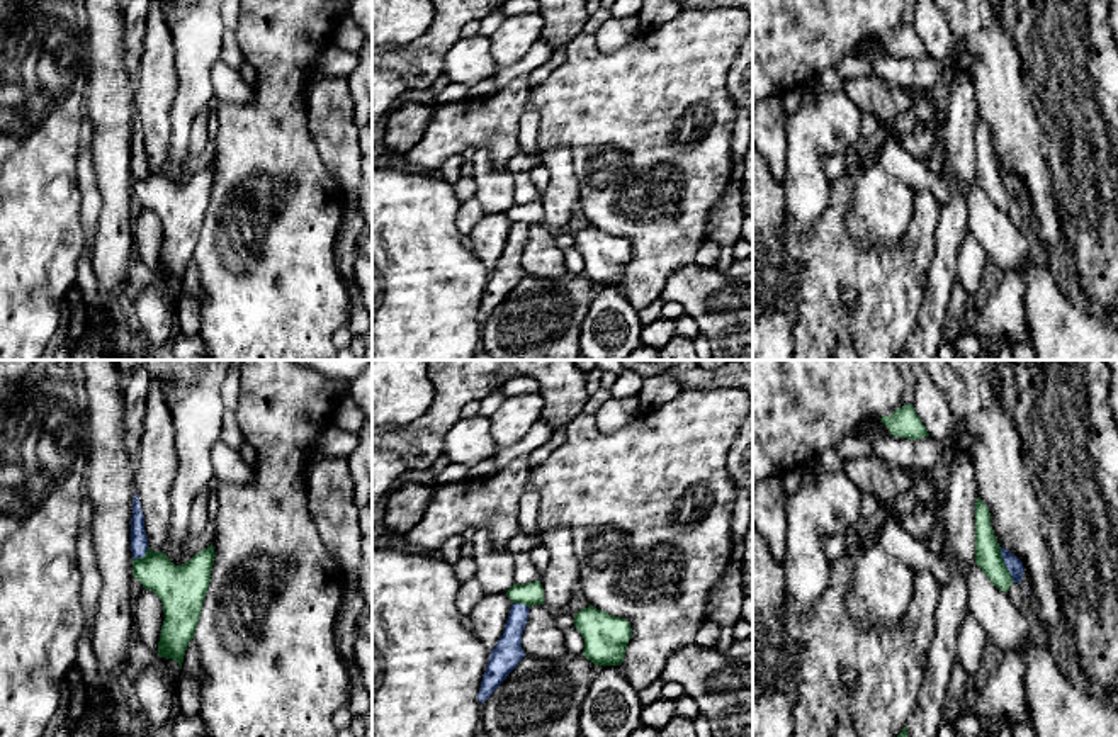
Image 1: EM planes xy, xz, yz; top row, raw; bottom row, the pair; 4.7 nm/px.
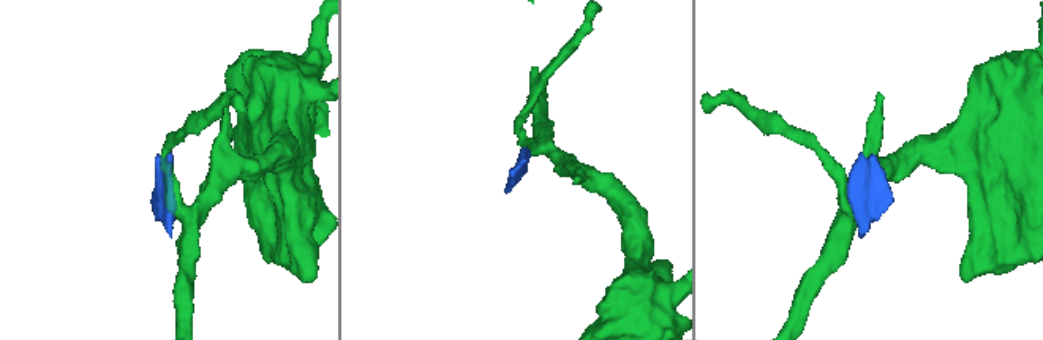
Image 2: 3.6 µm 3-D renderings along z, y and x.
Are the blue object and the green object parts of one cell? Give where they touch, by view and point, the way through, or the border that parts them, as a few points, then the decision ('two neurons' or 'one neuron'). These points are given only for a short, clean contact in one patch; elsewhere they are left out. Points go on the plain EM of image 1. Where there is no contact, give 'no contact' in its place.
contact yz (1005, 182); border yz (999, 167), (1001, 179), (1015, 201); two neurons

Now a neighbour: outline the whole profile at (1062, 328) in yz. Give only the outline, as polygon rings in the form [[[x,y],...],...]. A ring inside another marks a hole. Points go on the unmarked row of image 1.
[[[975,182],[965,185],[962,192],[967,199],[970,234],[994,265],[1004,273],[1016,272],[1025,280],[1025,309],[1036,360],[1118,360],[1118,331],[1110,321],[1096,318],[1082,301],[1033,260],[1030,238],[1014,226],[1008,212],[991,202]]]

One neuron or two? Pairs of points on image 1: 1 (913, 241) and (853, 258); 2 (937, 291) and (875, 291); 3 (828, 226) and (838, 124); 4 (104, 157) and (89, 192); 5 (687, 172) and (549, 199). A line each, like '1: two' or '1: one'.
1: one
2: two
3: two
4: two
5: two

